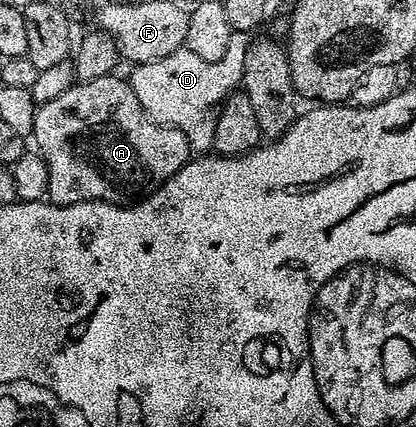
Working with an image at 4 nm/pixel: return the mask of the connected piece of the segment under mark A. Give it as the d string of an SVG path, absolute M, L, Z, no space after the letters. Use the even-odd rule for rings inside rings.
M114 73L102 75L99 78L89 79L88 82L76 81L74 86L70 86L61 96L53 100L42 103L35 112L35 128L33 131L34 145L47 162L49 168L49 188L47 189L47 198L56 202L58 206L65 204L77 204L78 202L117 202L126 203L128 200L139 200L148 192L163 185L165 180L172 178L179 169L192 157L193 151L191 145L187 143L187 137L177 128L165 126L155 122L141 108L141 100L133 92L130 81L126 77L115 78Z

